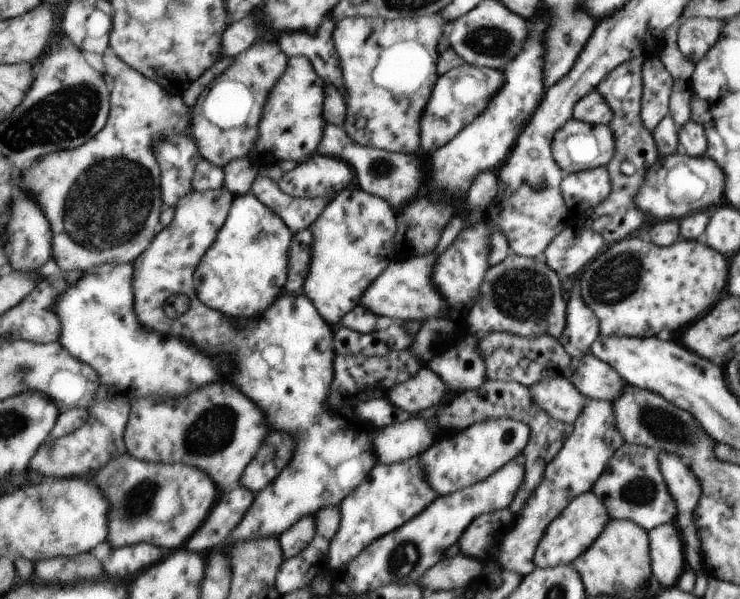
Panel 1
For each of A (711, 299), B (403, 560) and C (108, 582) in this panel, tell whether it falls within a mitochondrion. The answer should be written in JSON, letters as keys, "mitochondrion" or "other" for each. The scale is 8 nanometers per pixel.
{"A":"other","B":"mitochondrion","C":"other"}

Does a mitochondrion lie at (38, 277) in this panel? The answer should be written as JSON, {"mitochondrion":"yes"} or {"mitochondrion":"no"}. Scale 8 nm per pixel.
{"mitochondrion":"no"}

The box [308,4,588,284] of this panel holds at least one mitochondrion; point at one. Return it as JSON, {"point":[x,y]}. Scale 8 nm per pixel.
{"point":[496,43]}

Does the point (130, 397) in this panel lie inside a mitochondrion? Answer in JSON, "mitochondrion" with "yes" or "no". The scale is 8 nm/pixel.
{"mitochondrion":"no"}

